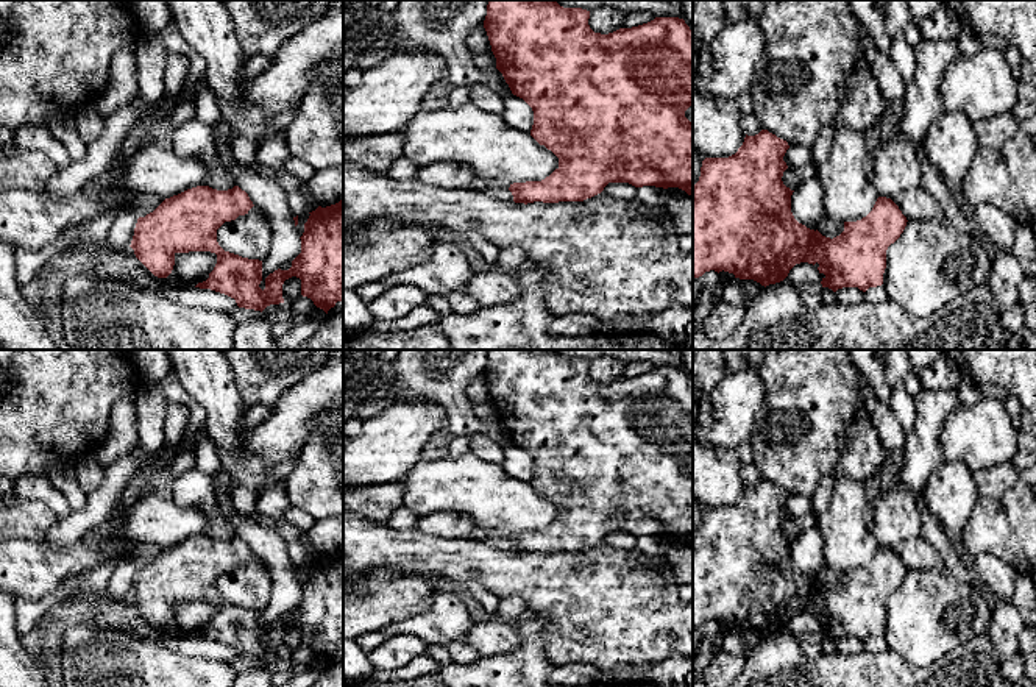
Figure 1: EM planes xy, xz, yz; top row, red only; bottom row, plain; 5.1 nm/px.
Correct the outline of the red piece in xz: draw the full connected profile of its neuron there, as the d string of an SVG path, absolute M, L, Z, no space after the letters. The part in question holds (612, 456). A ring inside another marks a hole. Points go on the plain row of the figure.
M490 350L484 378L491 401L496 408L496 418L502 423L513 445L523 448L534 461L530 486L559 507L559 517L541 531L513 532L509 540L515 553L559 553L584 551L604 540L608 532L629 532L635 537L679 537L693 545L693 381L679 367L655 367L654 370L619 378L608 384L594 383L590 375L590 361L582 358L563 358L555 350Z

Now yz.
M761 479L744 487L738 501L729 507L705 507L699 531L693 536L693 626L705 621L729 621L740 629L754 629L761 635L783 631L800 612L819 614L821 634L833 642L843 637L869 637L883 634L886 600L906 576L906 567L886 546L878 546L872 561L857 571L844 571L844 581L830 589L818 579L799 573L791 562L794 540L782 531L788 518L783 506L788 492Z

